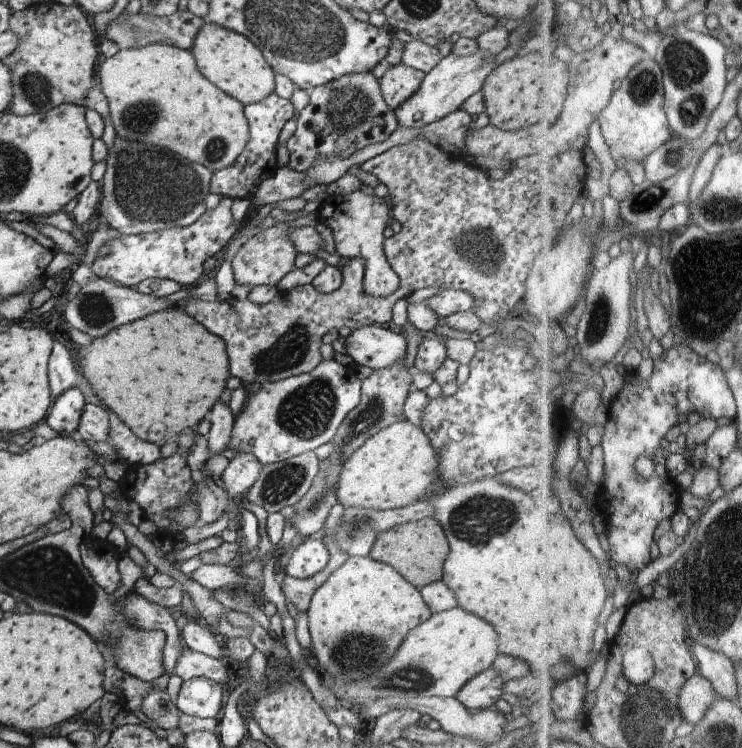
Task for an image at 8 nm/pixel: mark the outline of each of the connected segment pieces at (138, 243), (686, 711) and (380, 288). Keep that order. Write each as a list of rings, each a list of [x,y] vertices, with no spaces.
[[[222,197],[214,209],[206,209],[190,226],[166,228],[158,232],[137,235],[123,235],[108,240],[108,256],[97,256],[92,270],[100,278],[119,285],[136,288],[144,279],[170,279],[185,289],[194,286],[204,274],[204,262],[220,252],[238,234],[242,224],[230,212],[230,197]]]
[[[699,672],[682,688],[680,702],[682,714],[688,723],[697,725],[704,720],[706,712],[710,711],[719,697],[720,694],[714,684],[706,675]]]
[[[354,191],[351,194],[335,194],[323,202],[318,210],[320,223],[332,230],[334,239],[334,252],[344,258],[360,258],[365,267],[363,288],[367,294],[376,297],[386,297],[398,289],[400,278],[390,268],[385,258],[384,230],[386,224],[392,220],[390,217],[391,205],[379,198],[363,191]]]

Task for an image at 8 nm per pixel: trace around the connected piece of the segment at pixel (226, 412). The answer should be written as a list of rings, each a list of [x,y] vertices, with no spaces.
[[[219,399],[210,408],[208,419],[211,423],[211,428],[206,438],[211,457],[228,449],[228,444],[232,440],[232,426],[234,426],[235,414],[232,413],[228,404]]]

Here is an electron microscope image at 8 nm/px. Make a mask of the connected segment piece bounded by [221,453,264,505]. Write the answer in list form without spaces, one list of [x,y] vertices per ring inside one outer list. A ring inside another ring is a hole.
[[[237,453],[221,474],[224,490],[236,505],[241,504],[246,490],[258,480],[263,463],[251,453]]]

